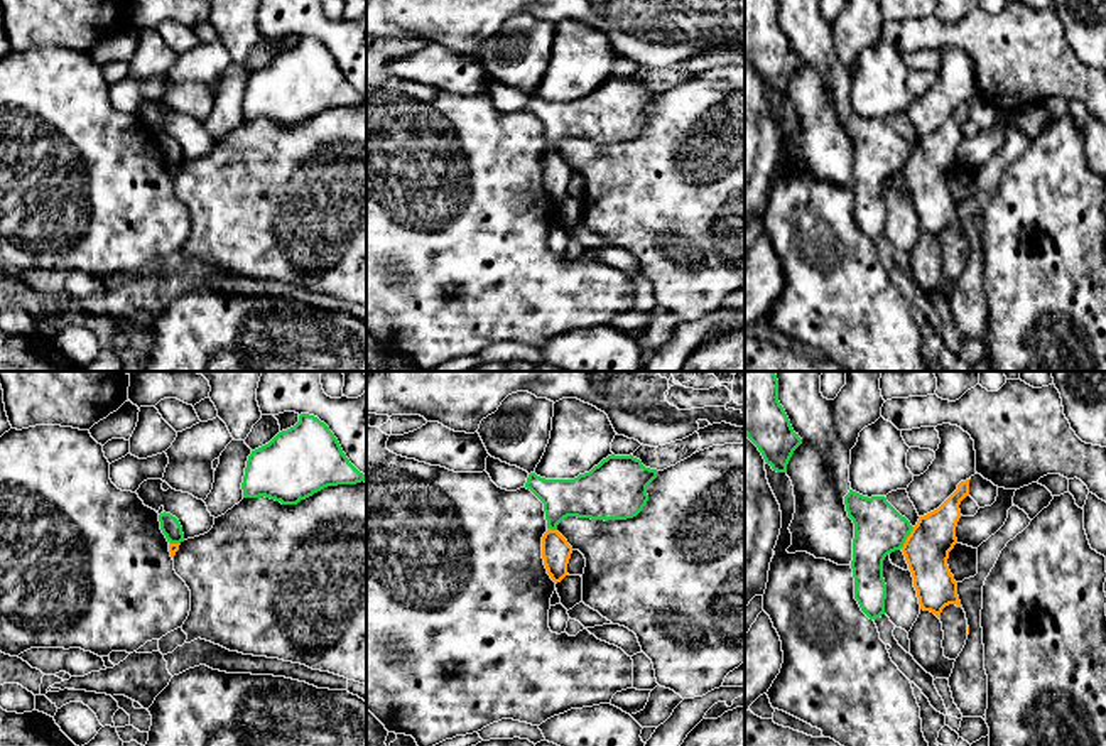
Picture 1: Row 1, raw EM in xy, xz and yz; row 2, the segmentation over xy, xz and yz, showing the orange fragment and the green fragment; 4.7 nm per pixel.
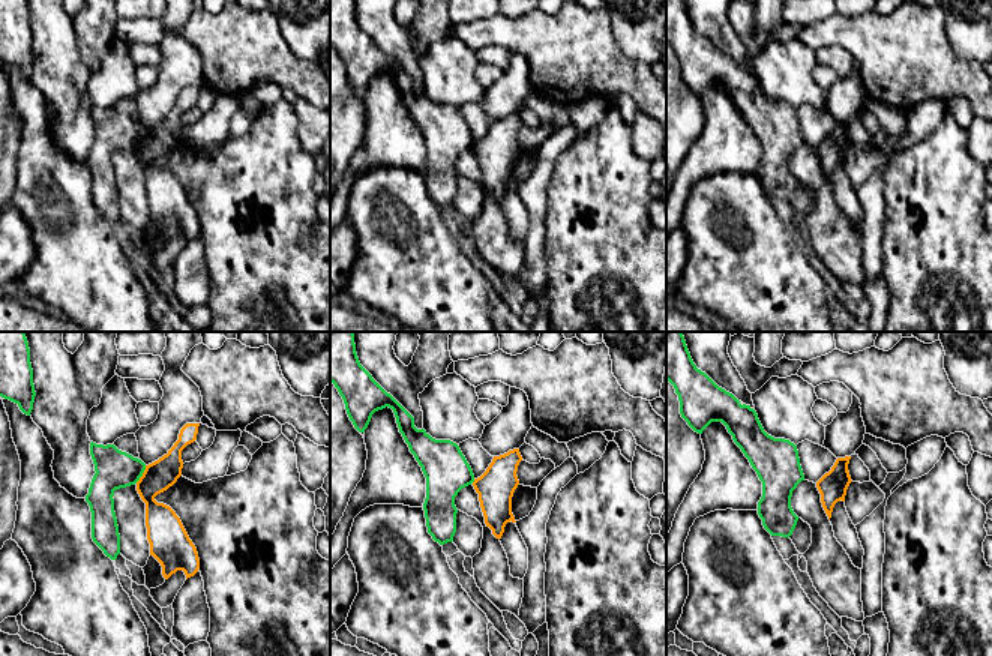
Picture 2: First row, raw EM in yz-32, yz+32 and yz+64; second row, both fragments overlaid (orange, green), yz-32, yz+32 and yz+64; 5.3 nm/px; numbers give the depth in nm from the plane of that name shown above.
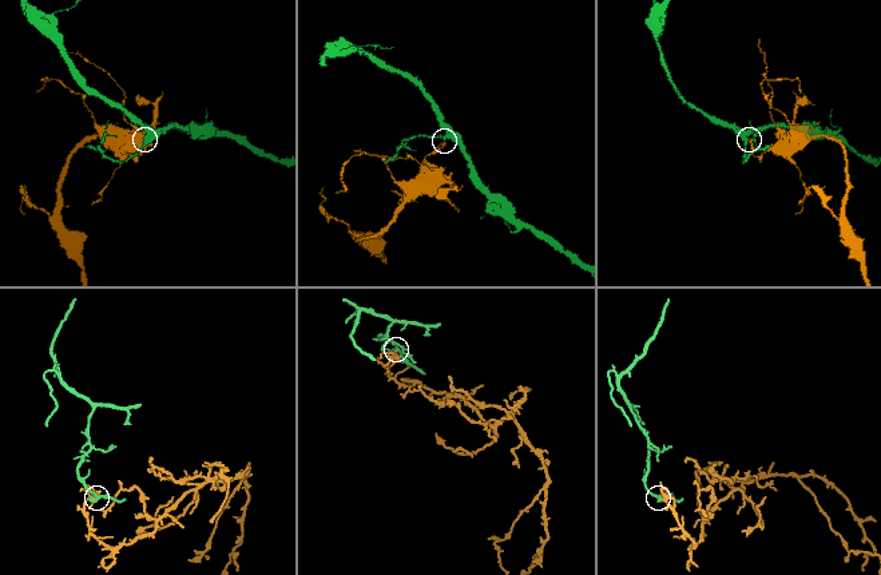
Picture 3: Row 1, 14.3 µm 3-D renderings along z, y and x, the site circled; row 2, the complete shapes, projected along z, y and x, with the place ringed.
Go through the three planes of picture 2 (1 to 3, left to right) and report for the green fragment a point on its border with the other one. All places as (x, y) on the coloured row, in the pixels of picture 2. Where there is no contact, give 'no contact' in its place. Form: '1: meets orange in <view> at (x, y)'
1: meets orange in yz-32 at (143, 475)
2: meets orange in yz+32 at (474, 481)
3: no contact

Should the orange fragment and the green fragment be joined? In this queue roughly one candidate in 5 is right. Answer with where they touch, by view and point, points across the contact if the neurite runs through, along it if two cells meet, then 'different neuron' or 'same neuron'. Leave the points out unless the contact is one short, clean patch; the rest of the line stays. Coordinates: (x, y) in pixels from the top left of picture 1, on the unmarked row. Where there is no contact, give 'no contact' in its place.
yz (907, 159) | along yz (914, 149), (900, 169) | different neuron

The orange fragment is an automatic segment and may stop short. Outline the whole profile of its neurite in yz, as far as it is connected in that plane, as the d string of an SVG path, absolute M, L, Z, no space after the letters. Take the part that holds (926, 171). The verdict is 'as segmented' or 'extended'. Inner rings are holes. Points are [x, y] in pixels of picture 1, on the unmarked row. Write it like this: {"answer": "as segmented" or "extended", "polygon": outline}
{"answer": "as segmented", "polygon": "M969 101L961 103L937 132L920 138L902 169L920 231L937 240L949 226L962 230L947 181L957 165L956 149L962 138L959 127L966 118L969 118Z"}

